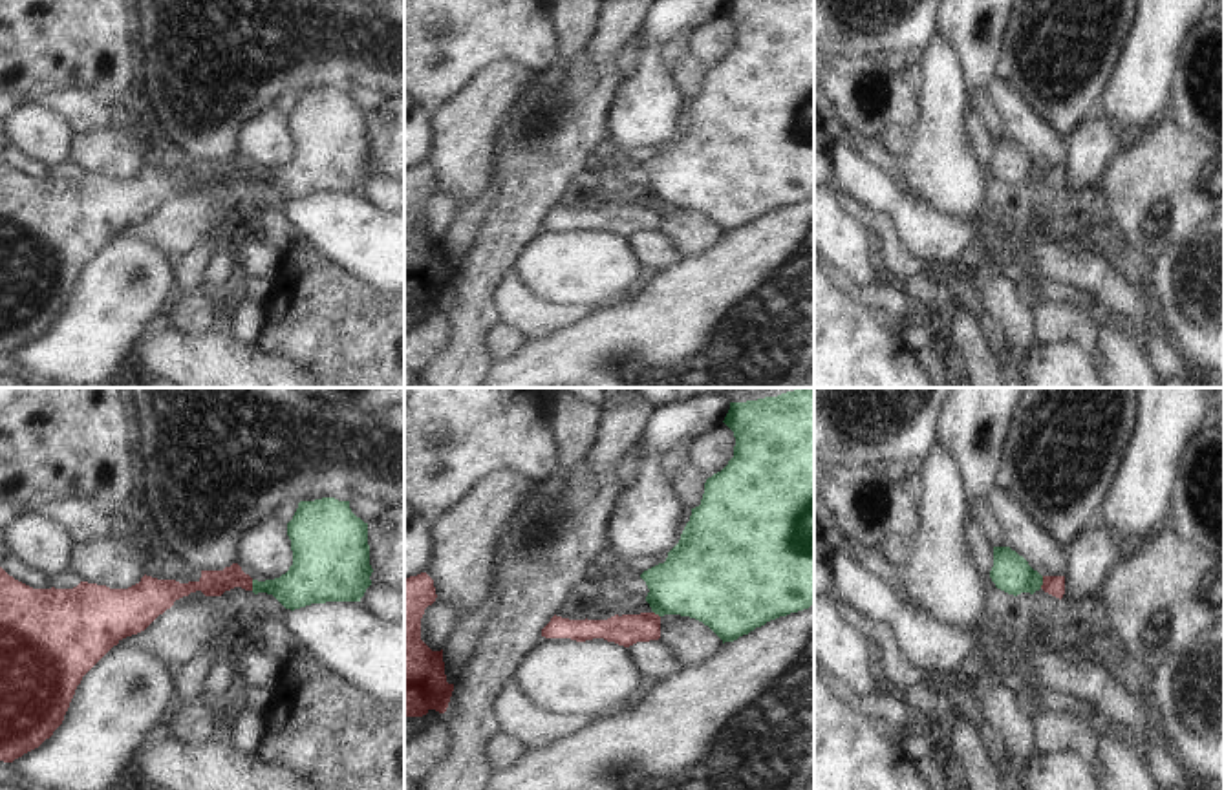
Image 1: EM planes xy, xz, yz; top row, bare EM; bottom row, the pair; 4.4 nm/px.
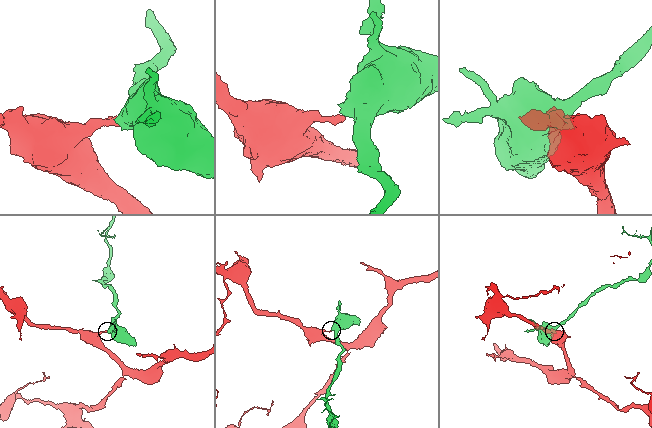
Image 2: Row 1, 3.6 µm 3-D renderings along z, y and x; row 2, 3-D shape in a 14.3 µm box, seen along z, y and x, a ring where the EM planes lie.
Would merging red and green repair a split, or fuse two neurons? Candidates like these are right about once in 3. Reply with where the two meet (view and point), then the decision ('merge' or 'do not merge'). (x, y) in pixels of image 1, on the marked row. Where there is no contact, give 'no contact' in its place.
yz (1043, 582) | do not merge

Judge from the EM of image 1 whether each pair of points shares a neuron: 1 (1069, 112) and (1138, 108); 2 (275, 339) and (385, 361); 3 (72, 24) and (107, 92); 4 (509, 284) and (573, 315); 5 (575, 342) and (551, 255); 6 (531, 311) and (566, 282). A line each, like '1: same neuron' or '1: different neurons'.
1: different neurons
2: same neuron
3: same neuron
4: same neuron
5: different neurons
6: different neurons

